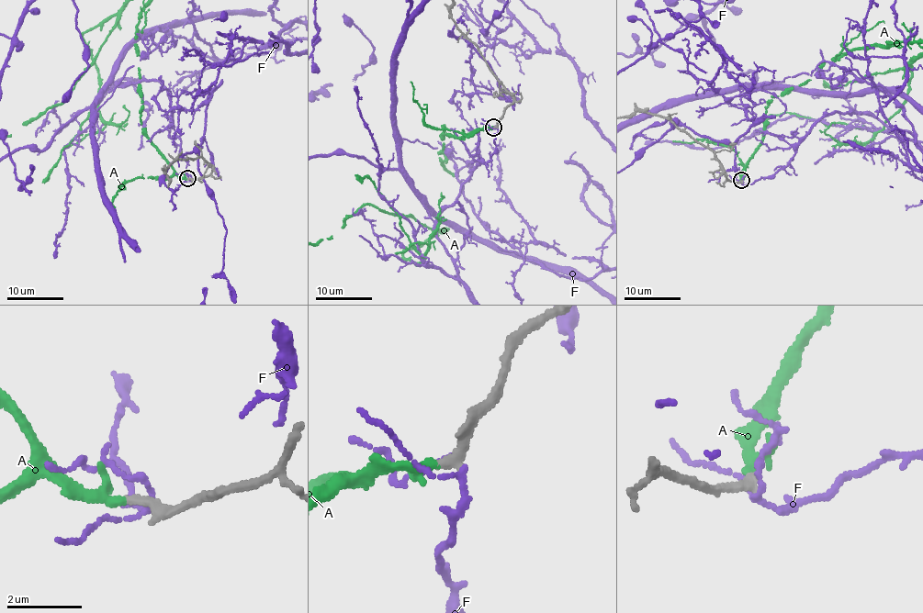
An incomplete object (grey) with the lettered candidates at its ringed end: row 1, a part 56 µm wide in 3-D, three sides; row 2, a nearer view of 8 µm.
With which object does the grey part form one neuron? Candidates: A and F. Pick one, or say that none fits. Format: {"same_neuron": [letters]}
{"same_neuron": ["A"]}

